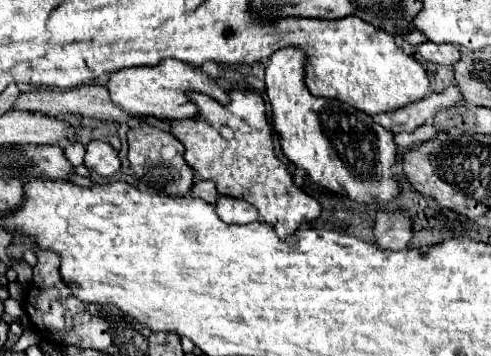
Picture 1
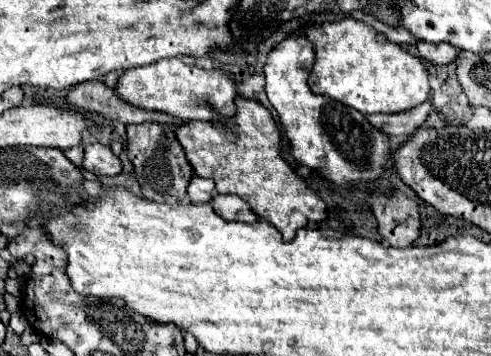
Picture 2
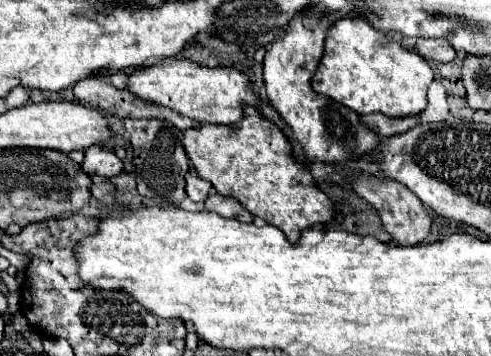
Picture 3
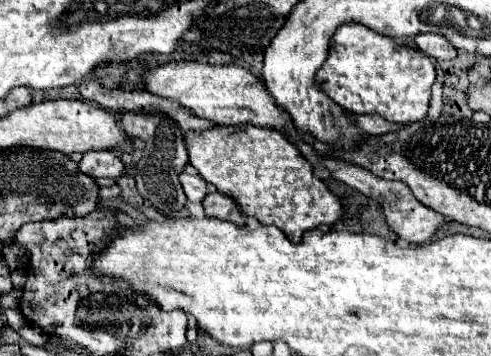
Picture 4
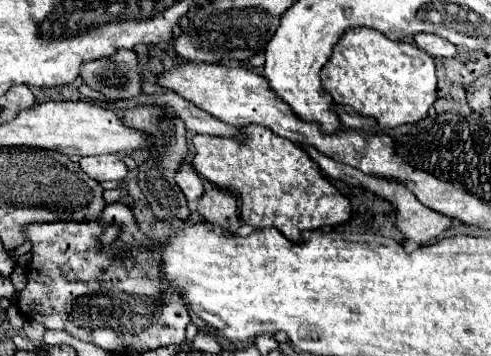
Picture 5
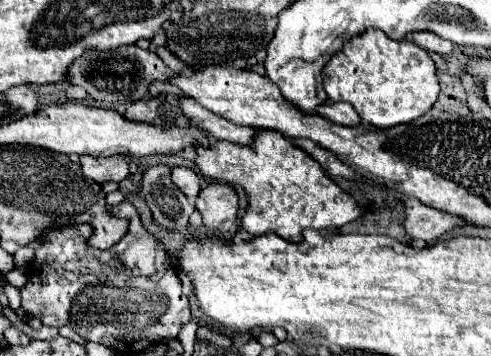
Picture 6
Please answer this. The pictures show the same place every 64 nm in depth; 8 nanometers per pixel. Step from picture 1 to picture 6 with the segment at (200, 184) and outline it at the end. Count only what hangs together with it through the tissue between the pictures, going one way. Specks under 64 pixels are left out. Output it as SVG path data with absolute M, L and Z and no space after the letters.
M180 166L172 168L172 182L186 194L188 200L194 200L198 196L198 192L202 190L198 174L190 168L180 168Z

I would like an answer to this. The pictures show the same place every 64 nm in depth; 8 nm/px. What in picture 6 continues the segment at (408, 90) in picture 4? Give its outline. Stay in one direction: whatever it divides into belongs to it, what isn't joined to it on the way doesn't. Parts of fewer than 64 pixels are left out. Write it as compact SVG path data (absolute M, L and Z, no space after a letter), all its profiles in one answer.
M366 30L360 36L354 36L344 42L344 48L340 48L324 66L322 70L322 84L334 102L348 102L354 106L354 110L360 114L360 118L376 128L392 128L396 124L404 124L410 120L416 120L424 116L432 104L438 98L440 86L436 76L434 60L426 50L416 46L408 40L390 40L382 30Z

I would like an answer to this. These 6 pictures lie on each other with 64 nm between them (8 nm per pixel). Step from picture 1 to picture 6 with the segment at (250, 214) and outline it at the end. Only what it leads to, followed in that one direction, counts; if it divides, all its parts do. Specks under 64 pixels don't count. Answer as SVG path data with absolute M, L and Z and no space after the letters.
M210 182L196 198L196 210L212 230L220 228L222 238L230 240L238 230L238 194L228 184Z

